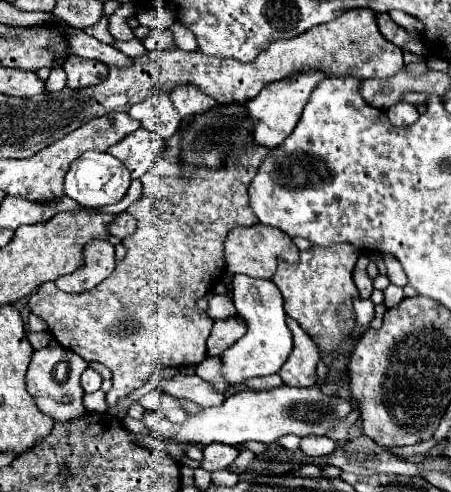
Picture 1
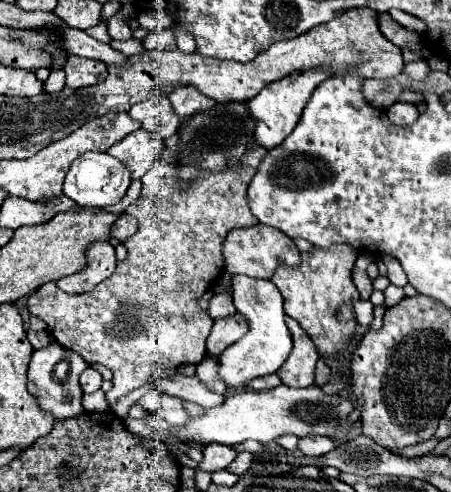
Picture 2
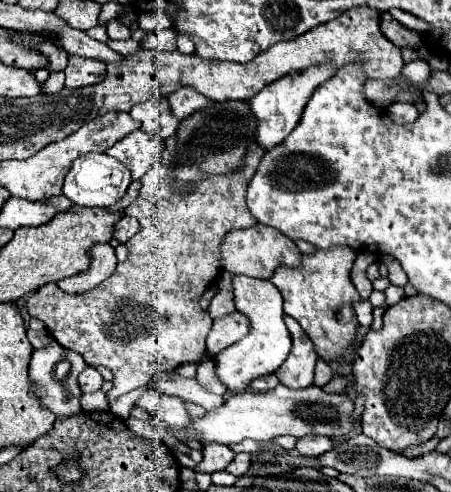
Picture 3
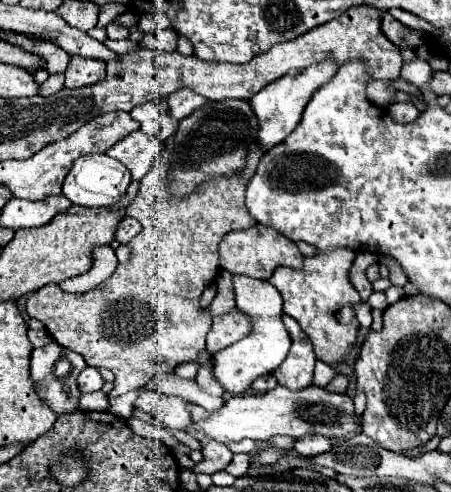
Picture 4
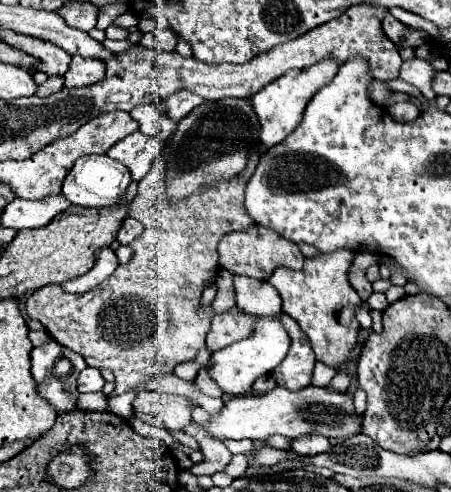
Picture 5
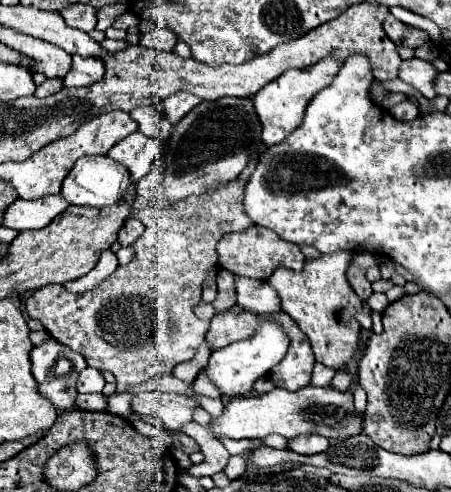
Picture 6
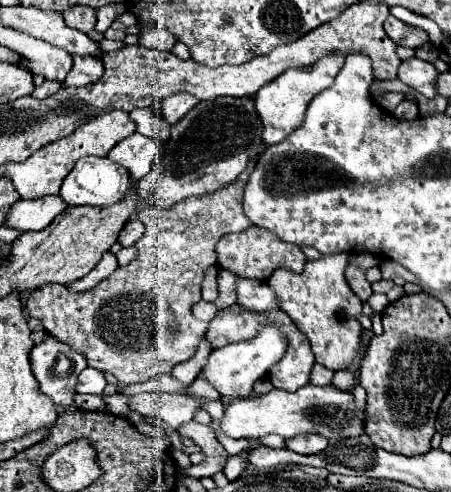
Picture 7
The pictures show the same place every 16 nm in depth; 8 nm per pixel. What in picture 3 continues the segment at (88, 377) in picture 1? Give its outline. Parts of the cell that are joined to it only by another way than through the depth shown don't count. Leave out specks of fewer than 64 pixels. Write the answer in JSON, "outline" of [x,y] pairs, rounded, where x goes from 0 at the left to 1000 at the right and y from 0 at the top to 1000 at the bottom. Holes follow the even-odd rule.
{"outline":[[[195,744],[195,748],[177,760],[173,776],[182,799],[204,799],[222,793],[222,785],[226,785],[231,772],[226,772],[226,764],[222,764],[222,756],[217,756],[213,748]]]}

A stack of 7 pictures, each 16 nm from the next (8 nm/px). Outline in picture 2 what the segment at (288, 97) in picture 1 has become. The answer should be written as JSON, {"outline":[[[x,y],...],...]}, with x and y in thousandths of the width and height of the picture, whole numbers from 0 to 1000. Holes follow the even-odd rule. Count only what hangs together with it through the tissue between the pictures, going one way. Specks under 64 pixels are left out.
{"outline":[[[692,138],[692,146],[656,146],[656,154],[639,154],[639,163],[616,163],[612,171],[594,171],[572,195],[563,195],[545,215],[554,224],[554,236],[568,248],[563,280],[576,297],[612,301],[630,289],[630,280],[656,260],[670,224],[692,191],[692,183],[727,159],[727,146],[710,146],[705,138]]]}

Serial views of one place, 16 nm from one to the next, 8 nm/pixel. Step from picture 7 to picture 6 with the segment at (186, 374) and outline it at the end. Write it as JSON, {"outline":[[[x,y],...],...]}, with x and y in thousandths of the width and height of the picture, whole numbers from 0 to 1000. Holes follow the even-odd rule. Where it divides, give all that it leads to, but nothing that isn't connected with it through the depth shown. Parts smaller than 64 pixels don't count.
{"outline":[[[448,699],[439,724],[435,724],[430,732],[421,732],[421,736],[395,740],[381,760],[386,760],[390,768],[408,772],[408,776],[430,776],[430,768],[439,764],[439,756],[461,740],[461,728],[466,728],[466,707],[461,707],[457,699]]]}

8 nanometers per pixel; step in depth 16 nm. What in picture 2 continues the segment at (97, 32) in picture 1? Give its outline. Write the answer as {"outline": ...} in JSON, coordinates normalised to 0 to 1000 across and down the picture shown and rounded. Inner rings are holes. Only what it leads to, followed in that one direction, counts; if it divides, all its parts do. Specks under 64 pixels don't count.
{"outline":[[[222,41],[213,53],[195,57],[191,65],[195,65],[204,77],[222,81],[222,85],[235,85],[235,89],[244,89],[244,85],[248,85],[248,73],[239,69],[239,45],[235,45],[235,41]]]}

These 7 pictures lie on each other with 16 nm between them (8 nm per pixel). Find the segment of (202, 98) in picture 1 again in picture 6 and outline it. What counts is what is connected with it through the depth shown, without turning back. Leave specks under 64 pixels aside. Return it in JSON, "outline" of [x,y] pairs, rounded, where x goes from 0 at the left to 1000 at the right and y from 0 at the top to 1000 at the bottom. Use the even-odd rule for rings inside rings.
{"outline":[[[404,183],[404,187],[390,187],[390,191],[373,195],[368,203],[359,203],[355,215],[359,215],[364,236],[373,236],[373,244],[399,248],[439,211],[448,211],[448,199],[412,187],[412,183]]]}

